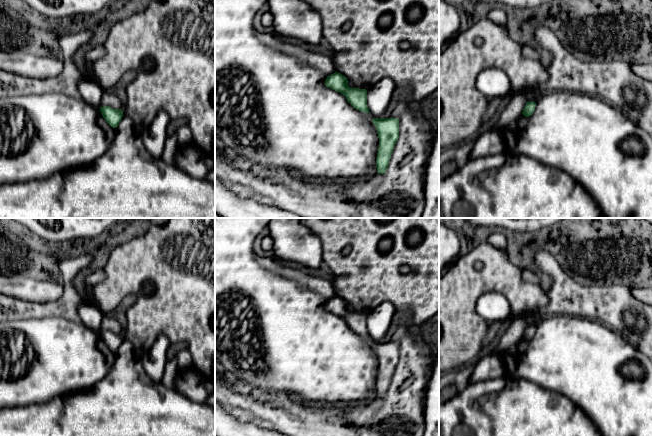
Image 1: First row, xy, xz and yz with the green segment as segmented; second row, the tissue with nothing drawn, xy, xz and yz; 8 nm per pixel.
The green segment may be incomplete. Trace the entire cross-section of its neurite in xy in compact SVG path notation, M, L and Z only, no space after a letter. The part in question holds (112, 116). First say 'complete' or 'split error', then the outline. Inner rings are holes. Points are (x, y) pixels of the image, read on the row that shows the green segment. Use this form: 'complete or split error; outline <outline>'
complete; outline M109 106L100 107L100 112L106 122L113 128L116 128L123 117L121 109L114 109Z

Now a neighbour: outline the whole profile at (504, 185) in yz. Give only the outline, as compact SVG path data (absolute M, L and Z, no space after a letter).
M506 152L495 155L481 156L469 159L465 165L453 174L439 181L439 218L604 218L598 203L584 189L584 187L565 172L547 166L525 155L514 155Z

